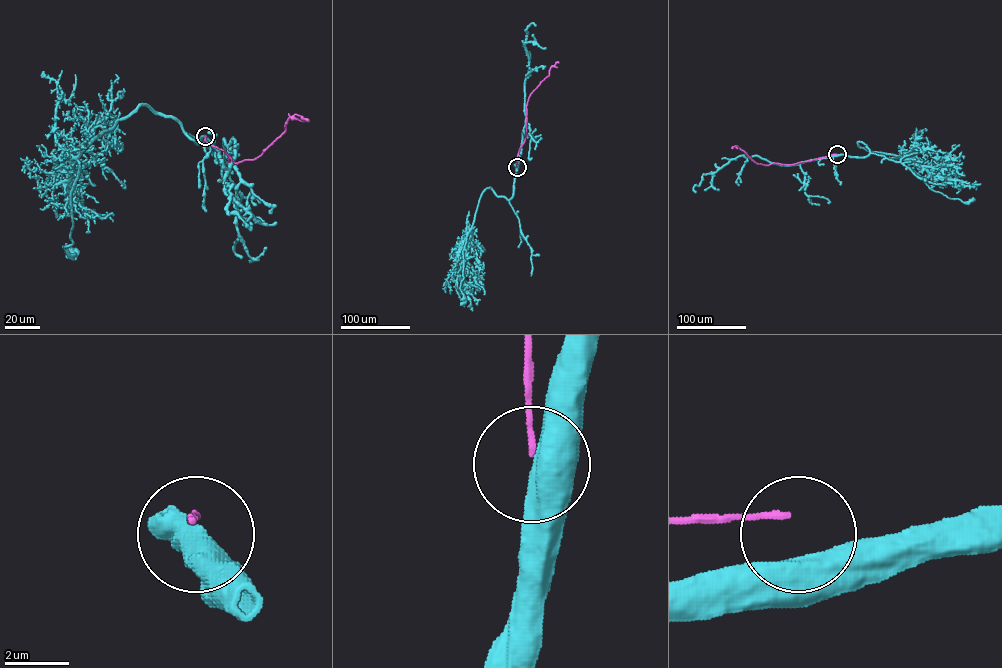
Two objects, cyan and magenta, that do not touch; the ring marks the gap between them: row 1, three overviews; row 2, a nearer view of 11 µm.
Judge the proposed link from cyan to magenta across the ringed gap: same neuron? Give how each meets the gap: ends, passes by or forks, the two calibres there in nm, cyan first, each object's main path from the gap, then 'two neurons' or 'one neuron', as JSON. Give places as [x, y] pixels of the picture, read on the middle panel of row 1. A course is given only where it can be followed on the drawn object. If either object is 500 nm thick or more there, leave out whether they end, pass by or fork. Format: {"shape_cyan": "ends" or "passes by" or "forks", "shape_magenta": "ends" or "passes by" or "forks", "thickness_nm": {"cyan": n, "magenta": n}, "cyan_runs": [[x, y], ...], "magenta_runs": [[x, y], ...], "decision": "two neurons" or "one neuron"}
{"thickness_nm": {"cyan": 700, "magenta": 200}, "cyan_runs": [[517, 167], [509, 199], [489, 187], [482, 194], [463, 250], [461, 303]], "magenta_runs": [[517, 167], [519, 150], [525, 140], [529, 97], [549, 76], [551, 67], [558, 62]], "decision": "two neurons"}

